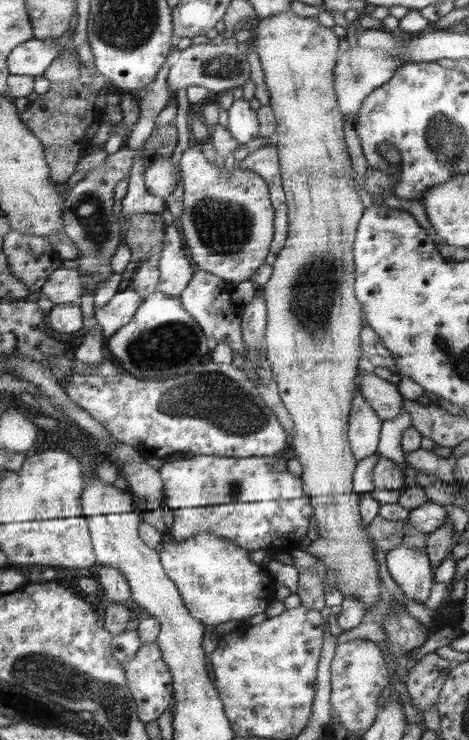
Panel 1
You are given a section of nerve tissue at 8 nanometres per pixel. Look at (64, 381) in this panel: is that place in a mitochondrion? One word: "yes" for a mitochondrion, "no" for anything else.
no

